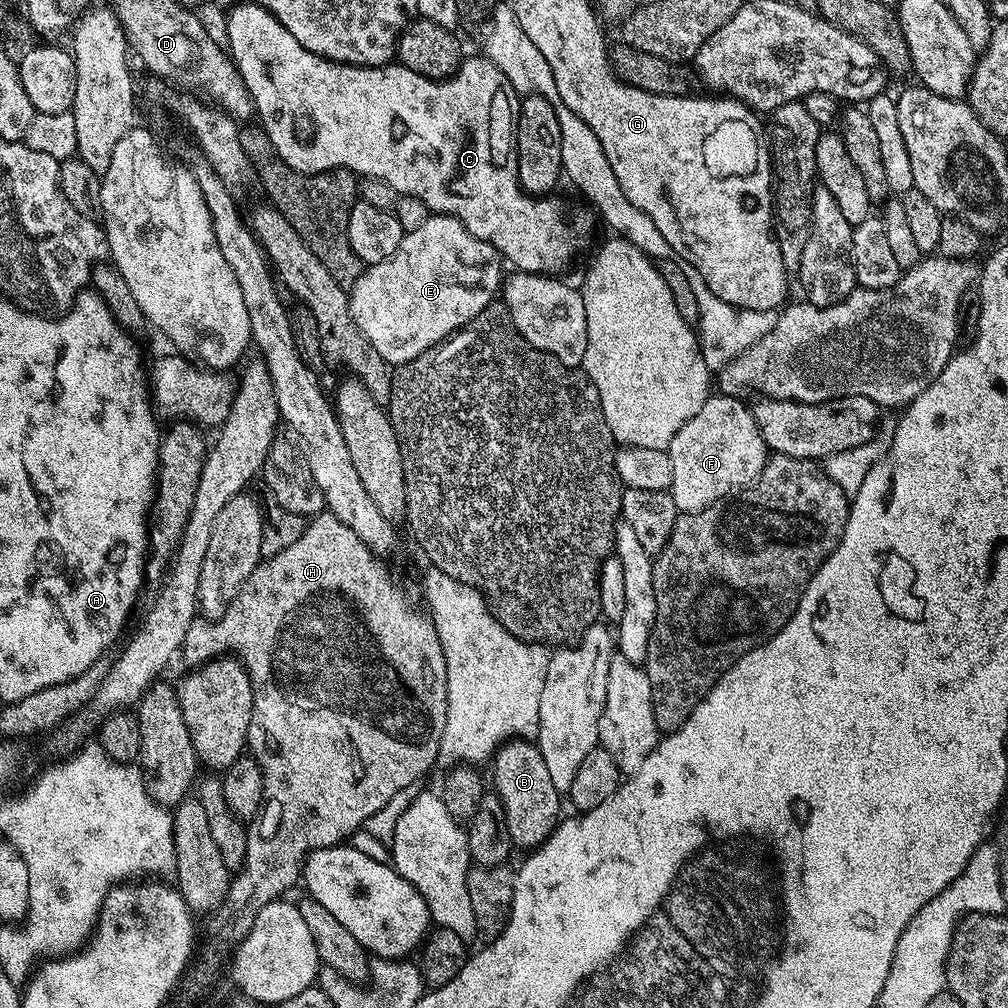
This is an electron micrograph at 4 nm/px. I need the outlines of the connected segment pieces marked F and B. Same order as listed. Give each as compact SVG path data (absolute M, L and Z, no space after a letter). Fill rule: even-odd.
M723 394L709 395L708 401L674 434L670 446L666 449L671 464L674 466L674 482L670 489L674 498L674 506L677 513L701 512L706 510L714 502L723 500L742 488L749 487L753 482L760 479L760 471L770 455L764 444L762 434L758 430L756 420L752 416L751 407L743 404L736 396L725 396Z
M508 740L496 751L490 767L490 784L496 787L493 788L495 795L499 796L504 807L504 821L513 845L523 850L540 847L562 819L562 793L554 790L554 781L546 771L546 762L542 762L539 747L532 740Z

